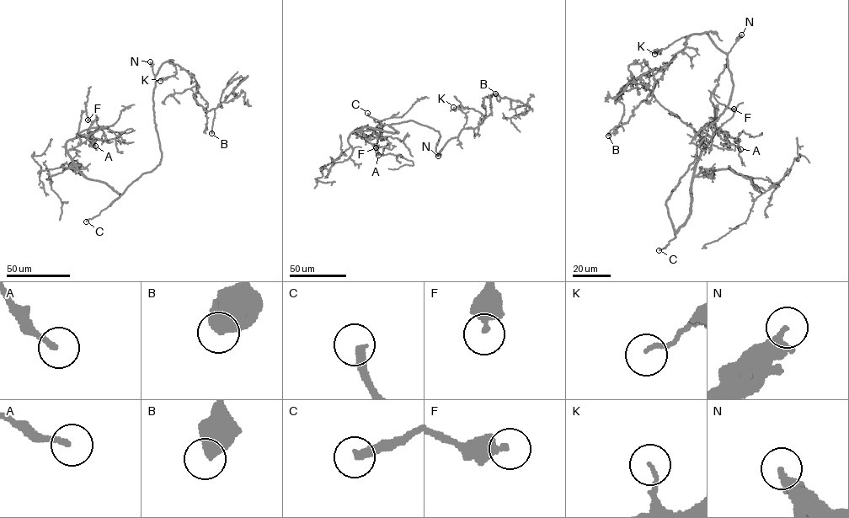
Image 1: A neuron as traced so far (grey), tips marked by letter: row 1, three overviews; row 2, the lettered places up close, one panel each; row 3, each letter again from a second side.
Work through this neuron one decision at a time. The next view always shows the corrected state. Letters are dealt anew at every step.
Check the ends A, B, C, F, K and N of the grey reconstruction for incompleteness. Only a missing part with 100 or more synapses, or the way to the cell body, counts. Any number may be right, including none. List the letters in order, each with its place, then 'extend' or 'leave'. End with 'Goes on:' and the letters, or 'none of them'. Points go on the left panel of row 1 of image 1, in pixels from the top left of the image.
A: (95, 146) | leave
B: (211, 133) | leave
C: (86, 221) | extend
F: (88, 120) | leave
K: (160, 81) | leave
N: (150, 61) | leave
Goes on: C

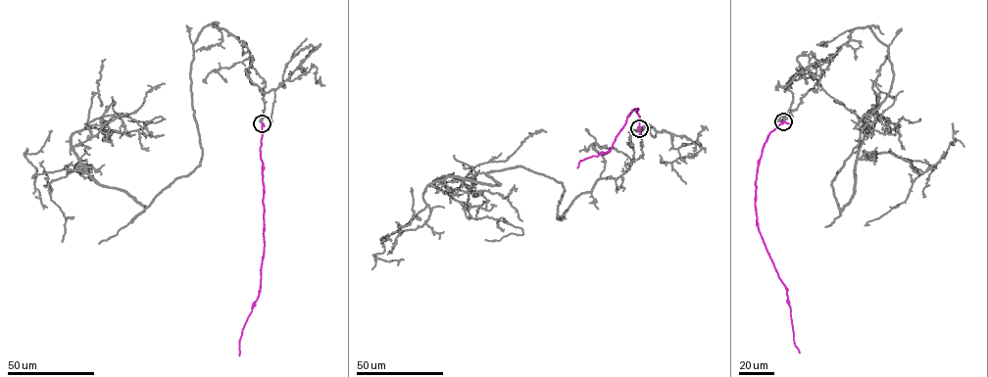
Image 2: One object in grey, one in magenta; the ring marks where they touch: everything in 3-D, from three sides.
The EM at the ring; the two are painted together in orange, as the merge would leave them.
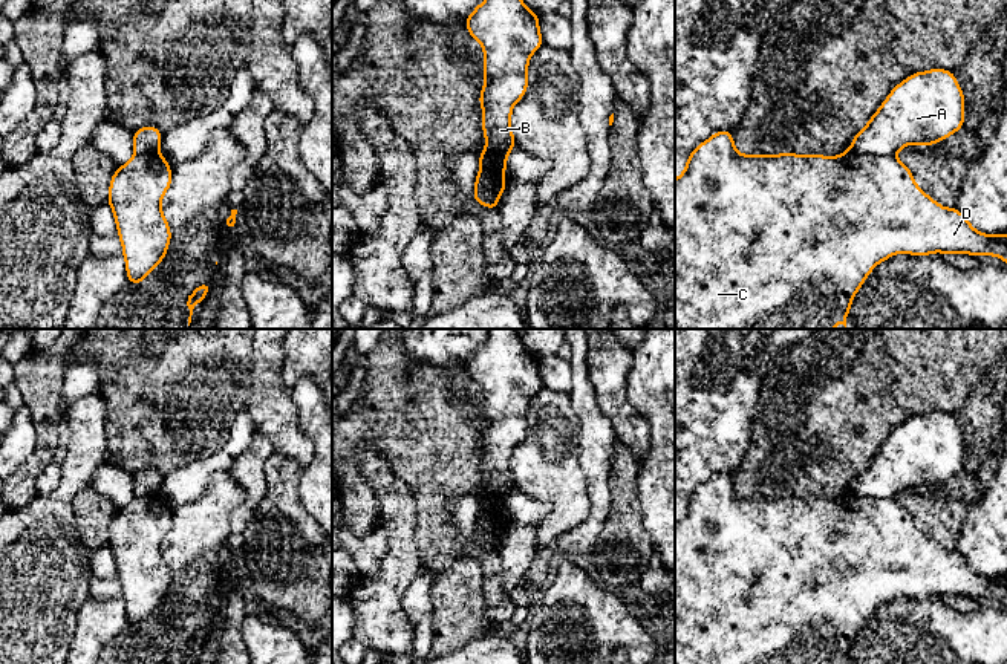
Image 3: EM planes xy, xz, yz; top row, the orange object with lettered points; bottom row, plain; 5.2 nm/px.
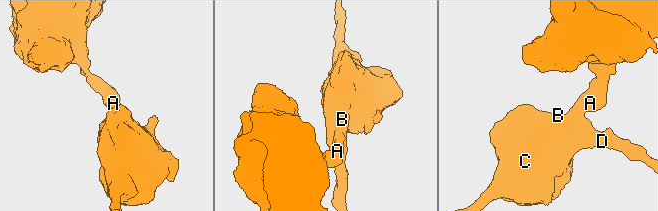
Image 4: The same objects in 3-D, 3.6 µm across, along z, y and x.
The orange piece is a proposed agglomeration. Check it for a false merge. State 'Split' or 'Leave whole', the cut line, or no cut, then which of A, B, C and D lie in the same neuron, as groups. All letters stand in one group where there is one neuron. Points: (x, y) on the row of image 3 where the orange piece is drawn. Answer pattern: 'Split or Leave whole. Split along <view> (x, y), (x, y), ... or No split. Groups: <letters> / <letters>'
Split. Split along yz (851, 147), (860, 153), (894, 156). Groups: A / B C D

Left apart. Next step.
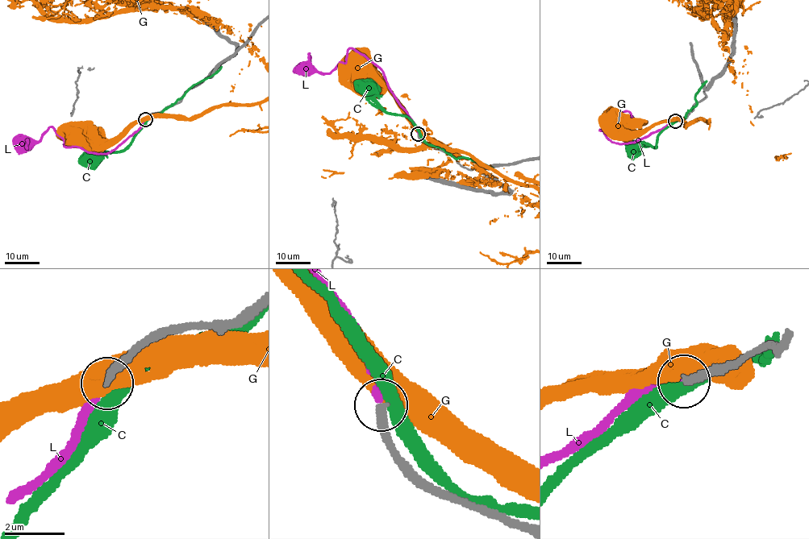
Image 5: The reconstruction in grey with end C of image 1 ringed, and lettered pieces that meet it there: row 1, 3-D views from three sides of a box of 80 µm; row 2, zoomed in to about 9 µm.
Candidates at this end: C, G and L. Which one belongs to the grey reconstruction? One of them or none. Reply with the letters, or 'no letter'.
L

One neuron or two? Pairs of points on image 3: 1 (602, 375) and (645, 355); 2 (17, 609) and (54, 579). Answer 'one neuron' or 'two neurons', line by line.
1: two neurons
2: one neuron

